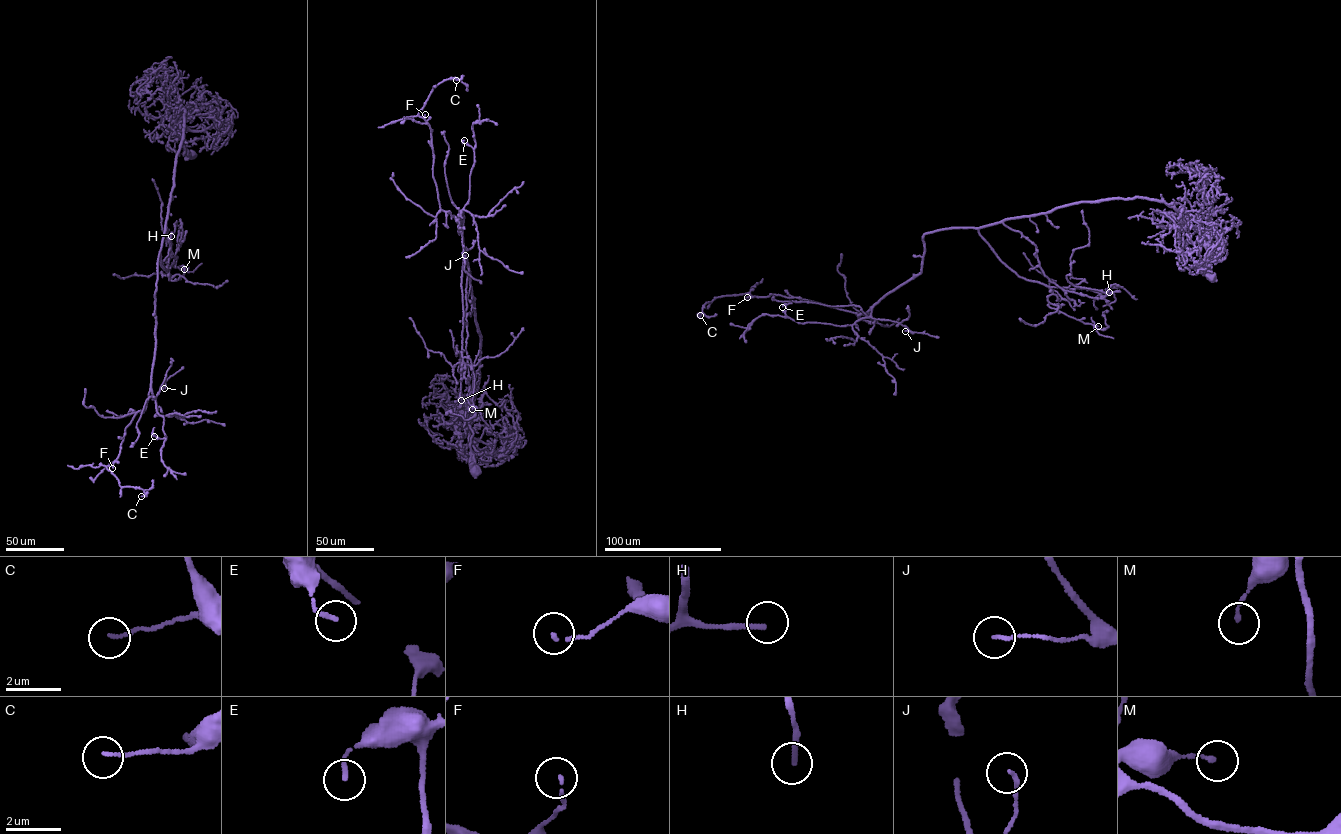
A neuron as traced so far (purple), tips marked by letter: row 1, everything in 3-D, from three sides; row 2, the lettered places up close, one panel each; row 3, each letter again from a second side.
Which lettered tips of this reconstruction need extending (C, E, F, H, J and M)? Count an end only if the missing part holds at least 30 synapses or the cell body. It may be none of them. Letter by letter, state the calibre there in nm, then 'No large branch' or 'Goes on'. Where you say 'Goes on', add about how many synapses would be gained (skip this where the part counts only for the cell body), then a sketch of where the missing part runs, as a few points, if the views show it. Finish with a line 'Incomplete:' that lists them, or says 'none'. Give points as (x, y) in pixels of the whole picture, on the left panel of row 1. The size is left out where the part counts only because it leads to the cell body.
C: Thickness 110 nm. No large branch
E: Thickness 160 nm. No large branch
F: Thickness 100 nm. No large branch
H: Thickness 160 nm. Goes on. Roughly 60 synapses
J: Thickness 120 nm. No large branch
M: Thickness 130 nm. No large branch
Incomplete: H

